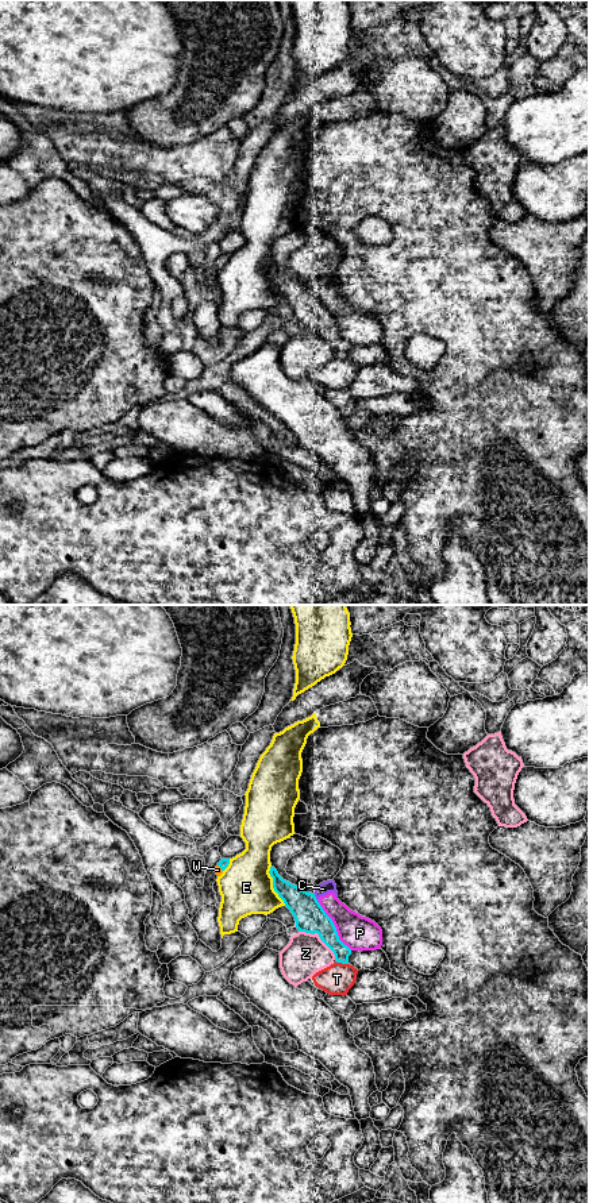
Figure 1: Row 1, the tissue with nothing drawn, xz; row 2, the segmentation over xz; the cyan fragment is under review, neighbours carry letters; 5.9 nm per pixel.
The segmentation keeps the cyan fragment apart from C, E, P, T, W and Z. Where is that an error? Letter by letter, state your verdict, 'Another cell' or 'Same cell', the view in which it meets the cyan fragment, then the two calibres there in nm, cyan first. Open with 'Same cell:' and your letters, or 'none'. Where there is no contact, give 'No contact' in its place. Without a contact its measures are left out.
Same cell: W
C: Another cell. Touches cyan in xz. Thickness 180 nm (cyan) against 80 nm
E: Another cell. Touches cyan in xz. Thickness 170 nm (cyan) against 320 nm
P: Another cell. Touches cyan in xz. Thickness 180 nm (cyan) against 200 nm
T: Another cell. Touches cyan in xz. Thickness 120 nm (cyan) against 190 nm
W: Same cell. Touches cyan in xz. Thickness 60 nm (cyan) against 50 nm
Z: Another cell. Touches cyan in xz. Thickness 180 nm (cyan) against 240 nm

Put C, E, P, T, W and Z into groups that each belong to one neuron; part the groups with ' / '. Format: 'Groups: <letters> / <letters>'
Groups: C P / E / T / W / Z

